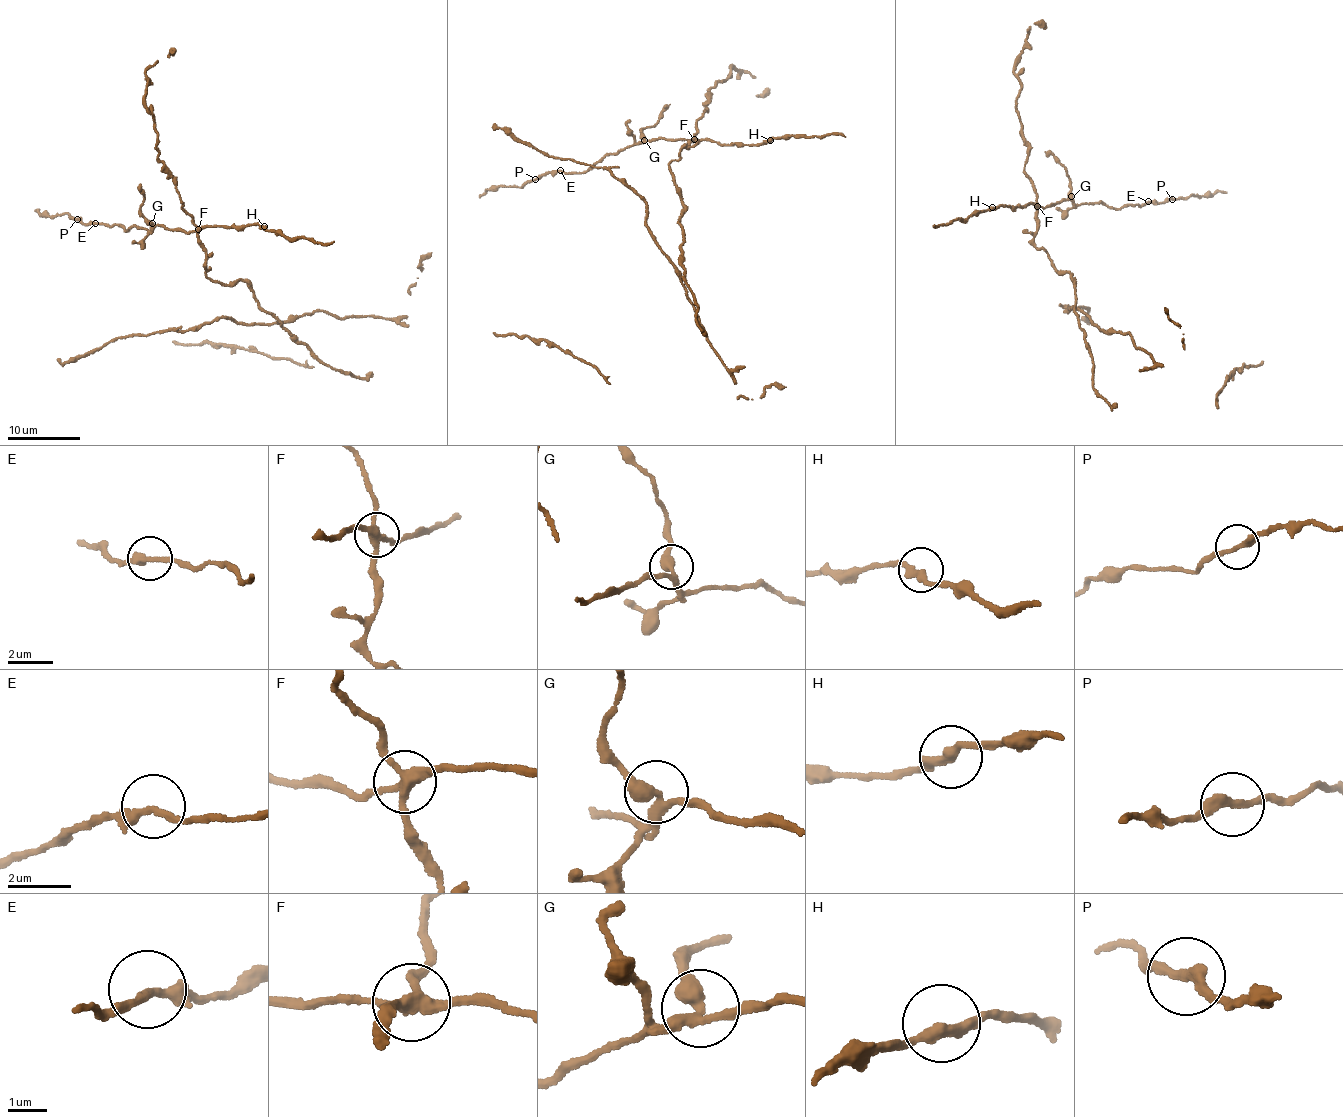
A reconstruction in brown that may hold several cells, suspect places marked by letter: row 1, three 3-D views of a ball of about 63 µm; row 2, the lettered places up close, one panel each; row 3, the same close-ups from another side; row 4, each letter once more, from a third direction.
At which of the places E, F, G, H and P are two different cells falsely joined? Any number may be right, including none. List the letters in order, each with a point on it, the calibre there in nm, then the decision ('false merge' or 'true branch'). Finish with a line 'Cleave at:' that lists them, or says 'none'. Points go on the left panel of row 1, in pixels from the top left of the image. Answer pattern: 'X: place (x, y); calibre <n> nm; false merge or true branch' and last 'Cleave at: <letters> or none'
E: place (95, 223); calibre 240 nm; true branch
F: place (198, 229); calibre 300 nm; false merge
G: place (152, 223); calibre 320 nm; false merge
H: place (264, 226); calibre 280 nm; true branch
P: place (77, 219); calibre 260 nm; false merge
Cleave at: F, G, P

